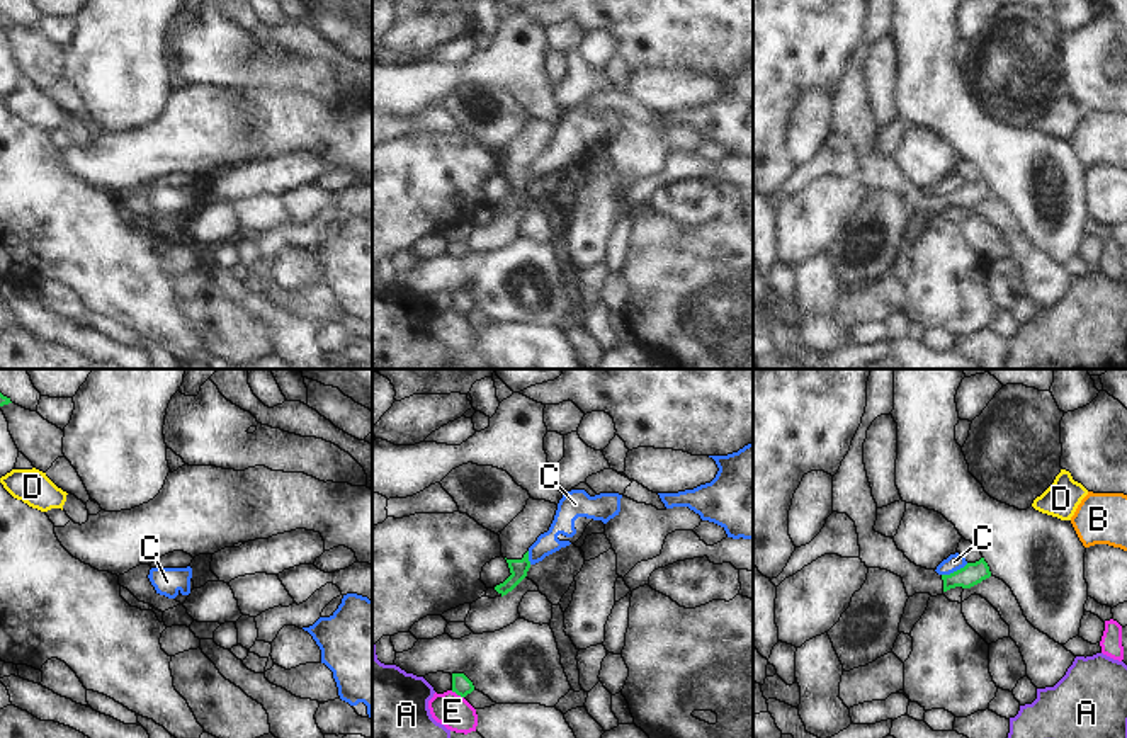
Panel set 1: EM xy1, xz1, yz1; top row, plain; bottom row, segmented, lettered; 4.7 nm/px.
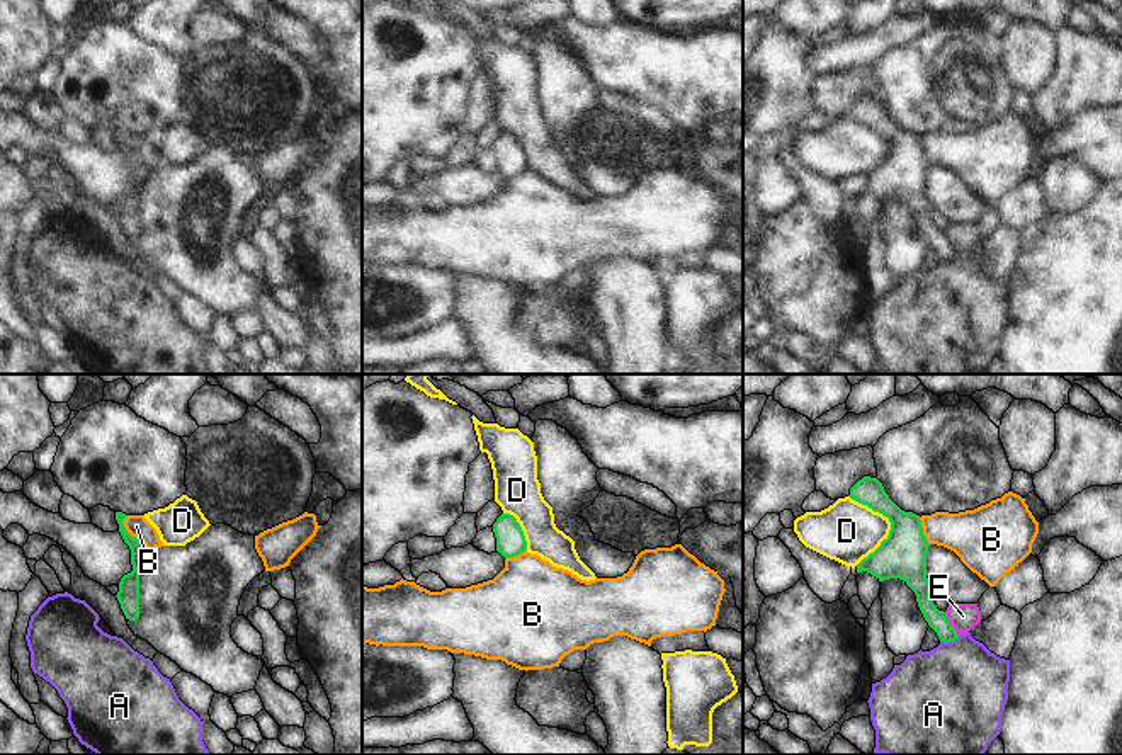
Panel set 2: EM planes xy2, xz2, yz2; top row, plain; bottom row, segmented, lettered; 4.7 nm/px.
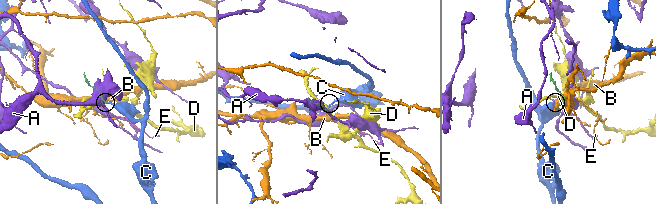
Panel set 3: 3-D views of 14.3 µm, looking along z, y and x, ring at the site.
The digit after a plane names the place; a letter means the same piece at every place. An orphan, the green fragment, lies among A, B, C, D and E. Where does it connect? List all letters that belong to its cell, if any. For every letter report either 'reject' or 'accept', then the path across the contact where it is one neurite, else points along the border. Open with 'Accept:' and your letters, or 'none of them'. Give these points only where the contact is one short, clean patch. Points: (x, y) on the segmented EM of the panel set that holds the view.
Accept: none of them
A: reject; border yz2 (959, 635), (954, 640), (940, 641)
B: reject; border xy2 (126, 516), (123, 521), (124, 527), (150, 550)
C: reject; border yz1 (968, 563), (942, 575)
D: reject
E: reject; border yz2 (944, 613), (957, 635)

